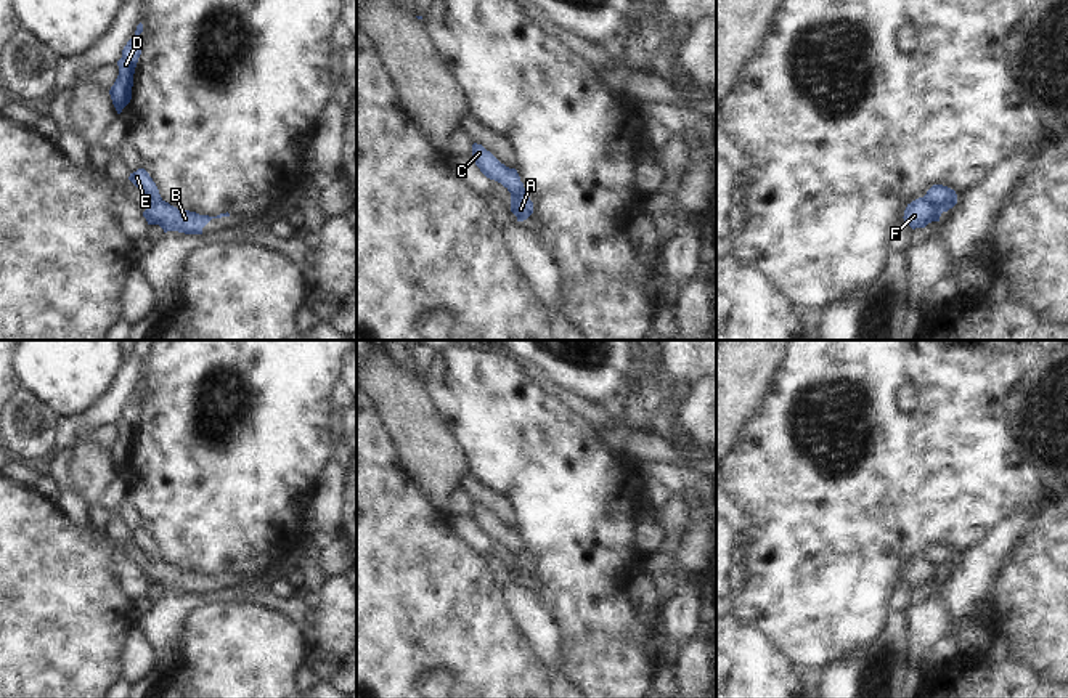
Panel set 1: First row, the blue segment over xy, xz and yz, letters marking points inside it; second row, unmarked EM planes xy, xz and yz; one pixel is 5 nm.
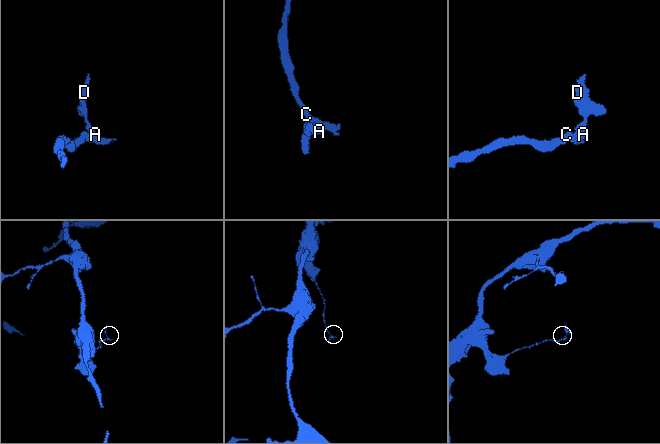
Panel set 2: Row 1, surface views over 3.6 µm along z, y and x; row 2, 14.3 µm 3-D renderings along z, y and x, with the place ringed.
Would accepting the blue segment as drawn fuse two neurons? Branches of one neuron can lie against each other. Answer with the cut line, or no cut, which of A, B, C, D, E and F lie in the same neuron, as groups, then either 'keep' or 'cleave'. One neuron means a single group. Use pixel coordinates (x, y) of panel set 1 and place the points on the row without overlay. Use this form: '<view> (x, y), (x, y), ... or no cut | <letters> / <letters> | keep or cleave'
yz (922, 557), (941, 572) | A D E / B C F | cleave

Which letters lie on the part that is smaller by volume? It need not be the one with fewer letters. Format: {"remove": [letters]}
{"remove": ["A", "D", "E"]}

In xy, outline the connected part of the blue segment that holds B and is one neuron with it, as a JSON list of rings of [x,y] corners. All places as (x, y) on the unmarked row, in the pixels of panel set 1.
[[[148,560],[143,576],[146,578],[148,584],[159,584],[164,592],[178,590],[185,594],[202,594],[202,587],[212,578],[230,576],[230,573],[226,571],[217,576],[209,576],[177,568],[165,560]]]

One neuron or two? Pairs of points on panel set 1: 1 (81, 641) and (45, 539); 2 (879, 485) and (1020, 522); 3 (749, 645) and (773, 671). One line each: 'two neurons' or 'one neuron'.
1: one neuron
2: two neurons
3: one neuron

